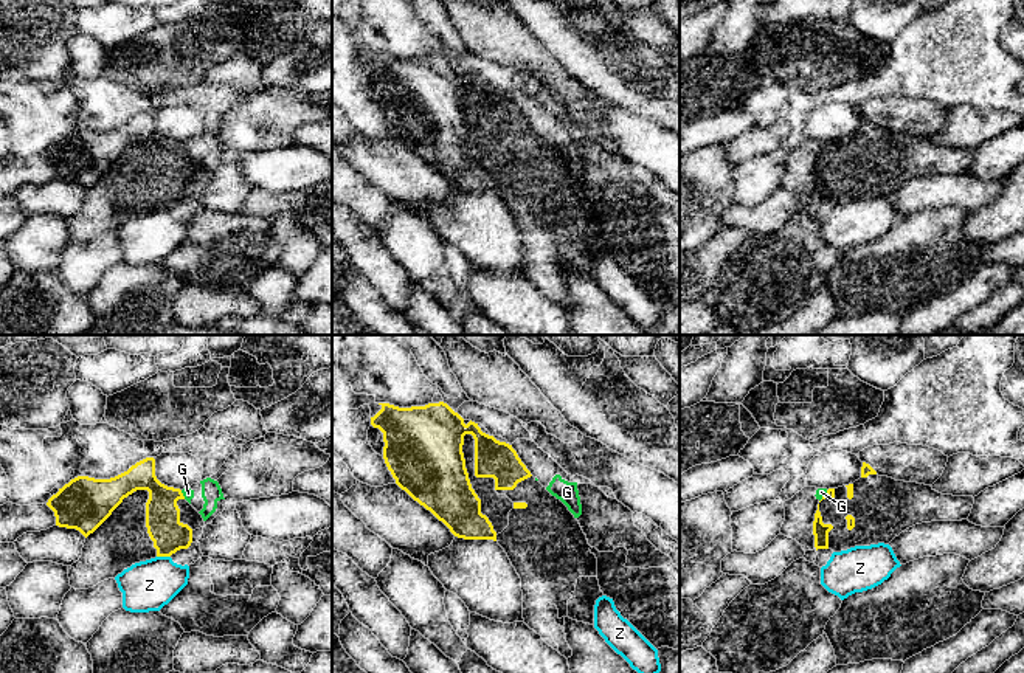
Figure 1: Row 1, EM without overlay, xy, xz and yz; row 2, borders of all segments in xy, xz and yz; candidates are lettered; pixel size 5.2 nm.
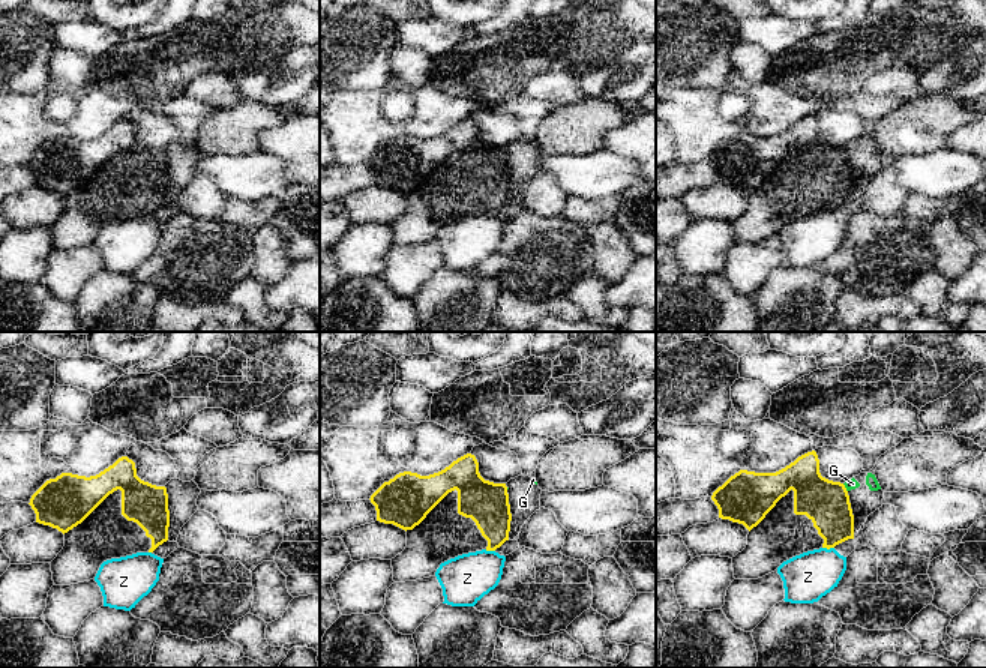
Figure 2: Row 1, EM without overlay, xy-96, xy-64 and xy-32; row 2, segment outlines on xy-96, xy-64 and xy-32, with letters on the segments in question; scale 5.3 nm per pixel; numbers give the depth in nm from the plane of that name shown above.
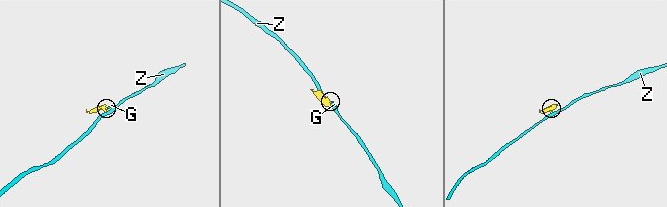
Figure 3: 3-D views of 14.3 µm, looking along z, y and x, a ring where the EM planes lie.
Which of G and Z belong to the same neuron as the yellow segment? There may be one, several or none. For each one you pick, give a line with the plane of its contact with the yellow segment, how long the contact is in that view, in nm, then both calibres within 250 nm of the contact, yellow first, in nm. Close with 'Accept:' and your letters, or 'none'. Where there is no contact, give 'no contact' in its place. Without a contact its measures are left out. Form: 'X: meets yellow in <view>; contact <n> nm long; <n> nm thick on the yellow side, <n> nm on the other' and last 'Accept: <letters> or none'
Accept: none

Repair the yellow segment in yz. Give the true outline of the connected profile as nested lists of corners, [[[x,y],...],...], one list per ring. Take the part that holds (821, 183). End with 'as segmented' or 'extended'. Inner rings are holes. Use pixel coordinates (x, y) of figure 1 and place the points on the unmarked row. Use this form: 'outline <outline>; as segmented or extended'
outline [[[819,157],[818,163],[815,166],[815,174],[813,174],[813,188],[815,188],[815,200],[818,202],[829,202],[829,185],[833,181],[832,177],[824,177],[822,169],[819,164]]]; as segmented

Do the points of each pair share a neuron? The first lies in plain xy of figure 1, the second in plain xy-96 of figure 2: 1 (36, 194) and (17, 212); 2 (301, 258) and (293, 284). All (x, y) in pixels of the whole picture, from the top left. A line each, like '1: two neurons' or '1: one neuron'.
1: one neuron
2: two neurons

